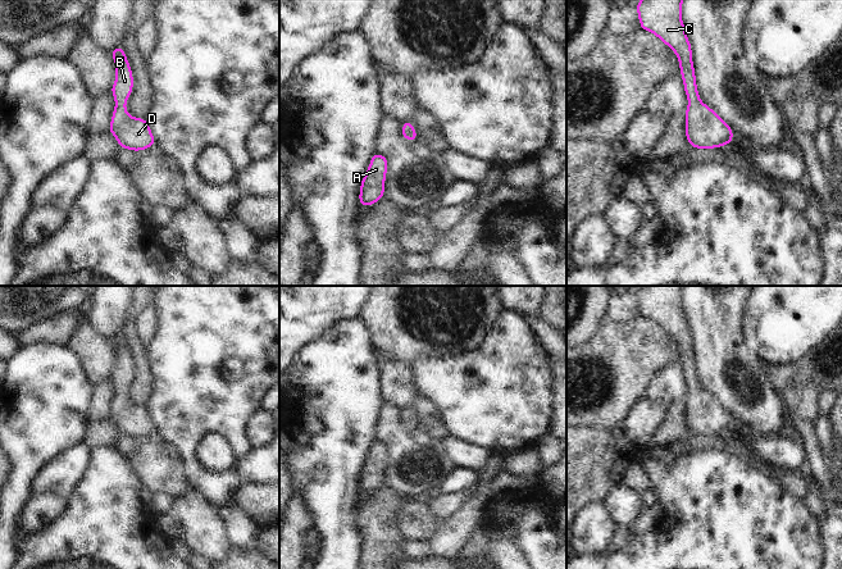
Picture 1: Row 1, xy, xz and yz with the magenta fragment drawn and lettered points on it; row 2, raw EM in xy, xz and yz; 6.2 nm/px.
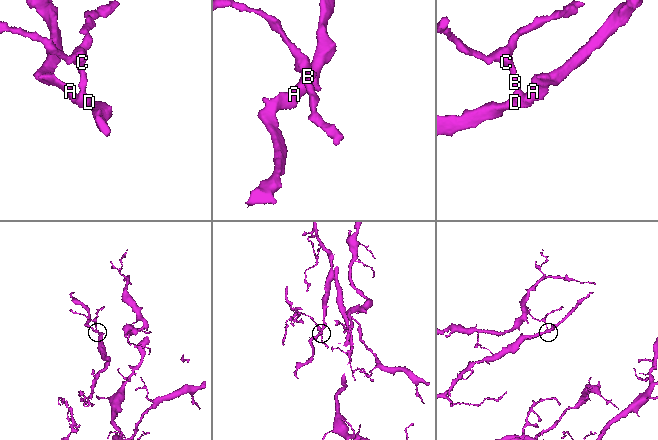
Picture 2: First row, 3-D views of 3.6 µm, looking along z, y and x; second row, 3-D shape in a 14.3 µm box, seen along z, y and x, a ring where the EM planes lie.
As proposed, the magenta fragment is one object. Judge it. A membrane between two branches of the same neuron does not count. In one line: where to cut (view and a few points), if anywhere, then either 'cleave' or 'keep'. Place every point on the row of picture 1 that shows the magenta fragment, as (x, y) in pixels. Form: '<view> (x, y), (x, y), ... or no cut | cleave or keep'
no cut | keep

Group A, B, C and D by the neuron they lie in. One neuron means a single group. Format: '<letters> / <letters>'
A B C D

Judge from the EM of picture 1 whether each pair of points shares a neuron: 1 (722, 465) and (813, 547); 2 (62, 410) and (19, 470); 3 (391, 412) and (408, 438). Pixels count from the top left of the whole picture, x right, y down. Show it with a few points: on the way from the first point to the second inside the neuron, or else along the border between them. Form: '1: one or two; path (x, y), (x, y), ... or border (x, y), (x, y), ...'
1: one; path (743, 487), (790, 535)
2: one; path (46, 426), (28, 444), (27, 455)
3: one; path (391, 418), (391, 422), (401, 432)

